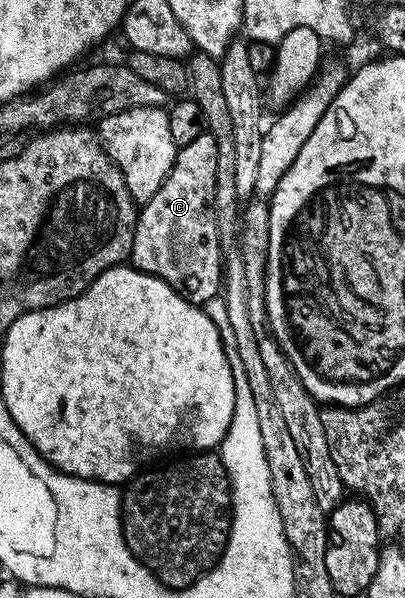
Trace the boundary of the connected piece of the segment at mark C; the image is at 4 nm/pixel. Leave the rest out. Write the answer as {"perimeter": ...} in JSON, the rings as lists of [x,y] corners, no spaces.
{"perimeter":[[[205,130],[194,142],[178,149],[172,169],[162,182],[158,194],[139,209],[132,243],[131,263],[141,272],[151,272],[164,281],[191,304],[203,306],[218,295],[222,288],[222,249],[220,235],[214,222],[214,182],[218,174],[218,142]]]}

